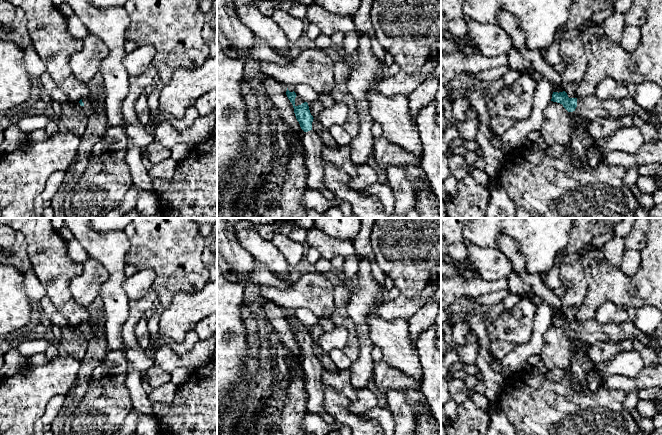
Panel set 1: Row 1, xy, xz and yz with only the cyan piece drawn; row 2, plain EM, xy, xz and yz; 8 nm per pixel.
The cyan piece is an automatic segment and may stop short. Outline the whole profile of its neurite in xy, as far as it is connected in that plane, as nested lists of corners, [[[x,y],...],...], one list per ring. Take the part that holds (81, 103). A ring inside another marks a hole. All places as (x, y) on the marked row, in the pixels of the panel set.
[[[82,98],[79,103],[84,108],[84,111],[88,117],[94,113],[94,108],[88,98]]]

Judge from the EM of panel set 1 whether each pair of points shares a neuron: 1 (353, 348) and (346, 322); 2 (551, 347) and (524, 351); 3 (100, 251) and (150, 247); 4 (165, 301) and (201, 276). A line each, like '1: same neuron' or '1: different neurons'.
1: same neuron
2: different neurons
3: different neurons
4: same neuron

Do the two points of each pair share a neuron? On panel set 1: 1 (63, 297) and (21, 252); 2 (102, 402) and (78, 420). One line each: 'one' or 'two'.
1: two
2: one

